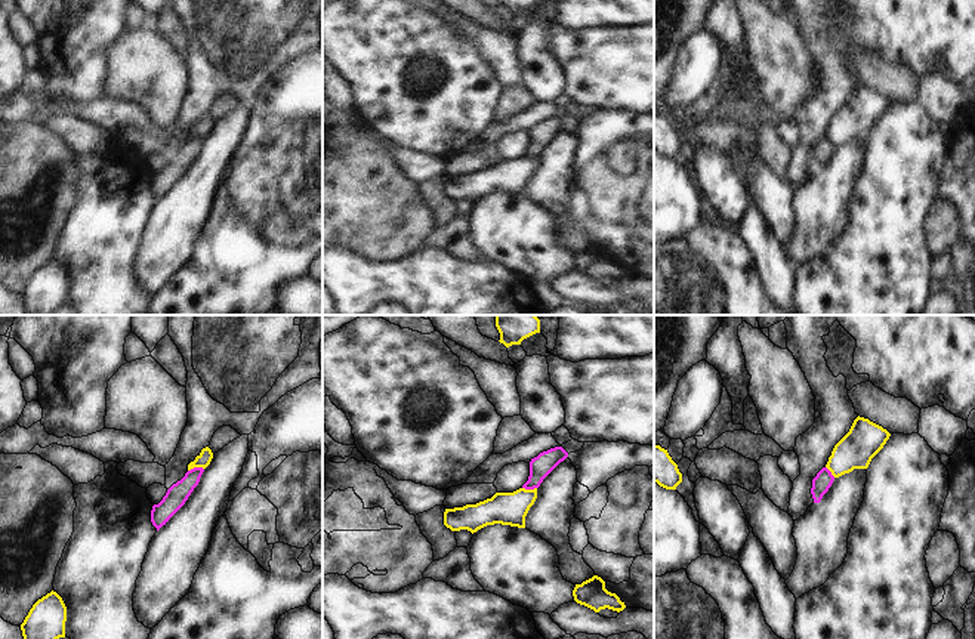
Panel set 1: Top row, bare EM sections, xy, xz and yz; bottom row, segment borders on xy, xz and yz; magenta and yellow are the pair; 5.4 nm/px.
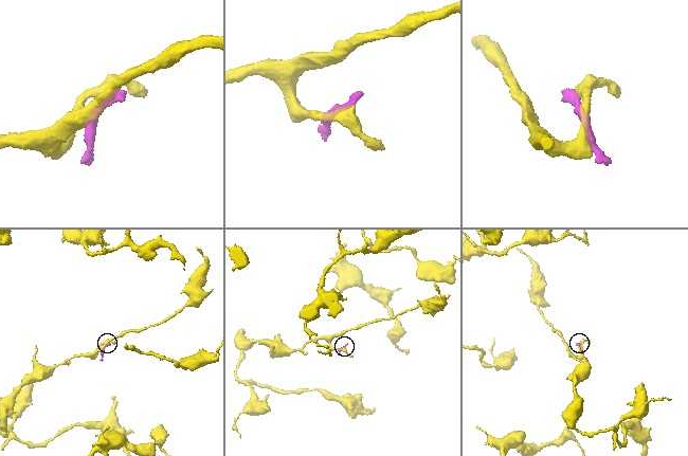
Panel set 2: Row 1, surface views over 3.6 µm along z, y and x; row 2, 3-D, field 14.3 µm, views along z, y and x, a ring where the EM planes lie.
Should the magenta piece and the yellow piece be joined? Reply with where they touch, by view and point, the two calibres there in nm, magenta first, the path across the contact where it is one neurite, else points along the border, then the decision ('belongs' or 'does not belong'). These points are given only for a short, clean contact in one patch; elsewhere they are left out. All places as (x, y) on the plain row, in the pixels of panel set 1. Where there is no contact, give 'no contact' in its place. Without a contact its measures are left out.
contact xy (196, 136); calibres 120 and 80 nm; border xy (203, 136), (191, 136), (188, 139); does not belong

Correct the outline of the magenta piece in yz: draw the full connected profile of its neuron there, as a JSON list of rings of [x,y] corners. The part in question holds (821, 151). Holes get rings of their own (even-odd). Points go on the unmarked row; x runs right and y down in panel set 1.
[[[823,136],[817,145],[812,148],[812,157],[811,163],[814,167],[814,172],[820,172],[823,164],[829,160],[834,149],[834,145],[827,136]]]

